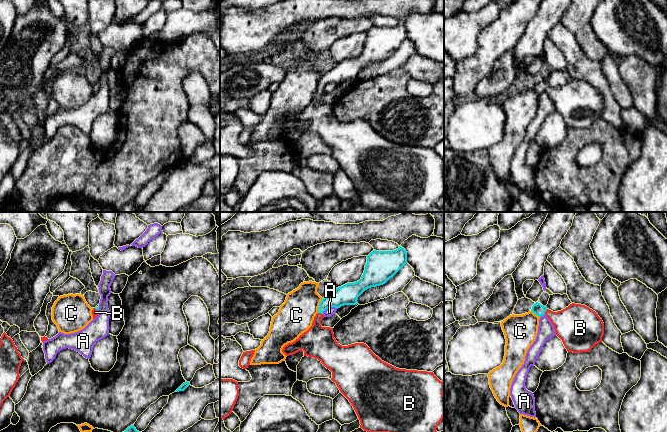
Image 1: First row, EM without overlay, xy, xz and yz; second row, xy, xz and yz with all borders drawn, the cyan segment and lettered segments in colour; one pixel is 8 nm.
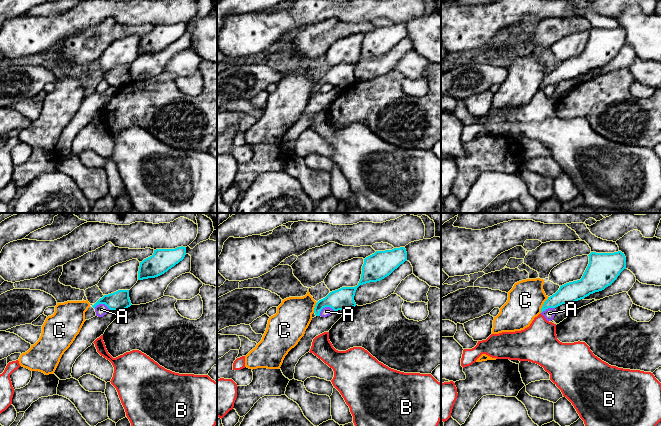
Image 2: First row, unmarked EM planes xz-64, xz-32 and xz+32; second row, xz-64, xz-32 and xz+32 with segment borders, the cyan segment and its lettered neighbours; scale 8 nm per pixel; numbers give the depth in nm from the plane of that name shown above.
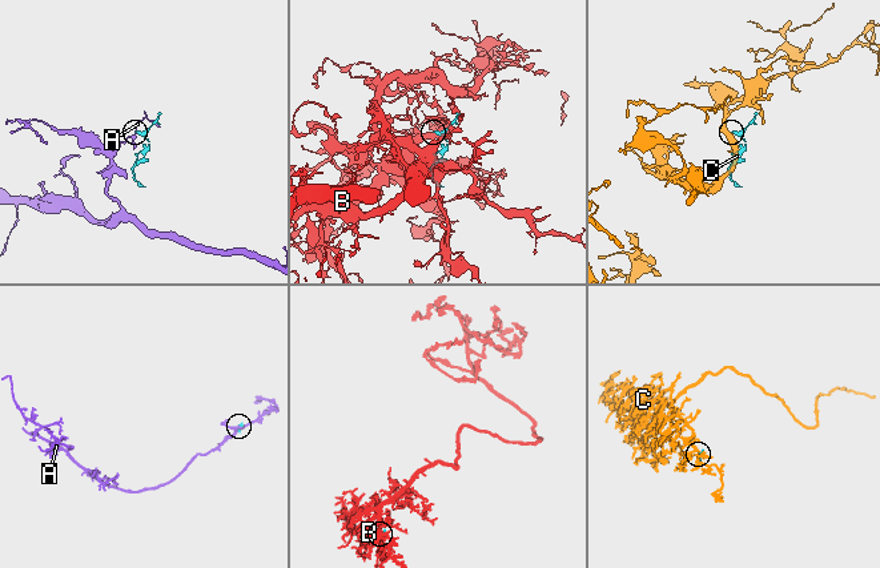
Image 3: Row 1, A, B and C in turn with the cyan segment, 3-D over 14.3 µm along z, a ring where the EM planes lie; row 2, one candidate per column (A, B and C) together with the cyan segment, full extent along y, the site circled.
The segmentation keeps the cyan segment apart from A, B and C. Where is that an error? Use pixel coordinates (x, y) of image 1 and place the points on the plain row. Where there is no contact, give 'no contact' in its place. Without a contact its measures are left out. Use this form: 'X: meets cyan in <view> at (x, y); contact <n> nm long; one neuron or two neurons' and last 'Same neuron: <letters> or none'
A: meets cyan in xz at (329, 83); contact 130 nm long; two neurons
B: meets cyan in yz at (545, 87); contact 50 nm long; one neuron
C: meets cyan in xz at (319, 81); contact 130 nm long; two neurons
Same neuron: B

